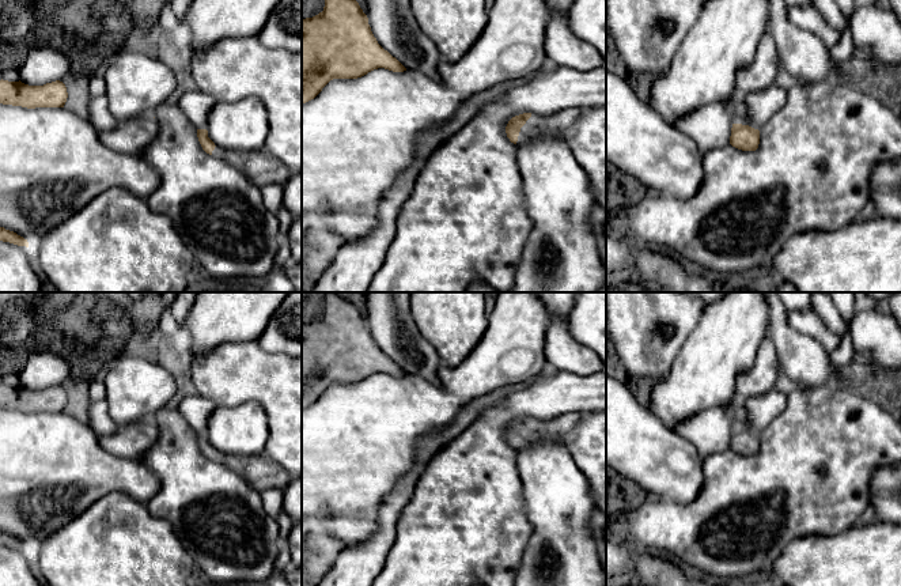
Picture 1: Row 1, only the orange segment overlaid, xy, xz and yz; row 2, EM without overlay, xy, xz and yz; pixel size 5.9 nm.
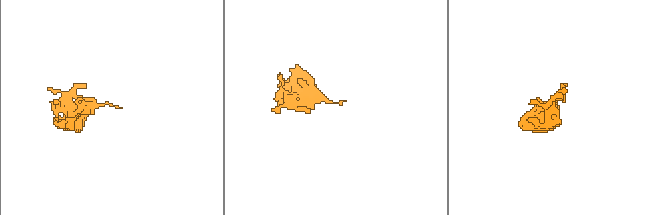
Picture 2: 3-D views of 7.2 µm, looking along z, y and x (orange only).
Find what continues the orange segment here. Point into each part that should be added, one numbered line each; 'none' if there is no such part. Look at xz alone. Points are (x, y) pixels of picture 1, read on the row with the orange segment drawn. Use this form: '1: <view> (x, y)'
1: xz (559, 124)

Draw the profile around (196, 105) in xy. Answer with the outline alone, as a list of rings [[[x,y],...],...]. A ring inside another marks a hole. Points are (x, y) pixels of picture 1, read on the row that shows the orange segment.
[[[197,88],[182,94],[177,102],[179,110],[197,129],[207,129],[208,114],[213,105],[213,98]]]

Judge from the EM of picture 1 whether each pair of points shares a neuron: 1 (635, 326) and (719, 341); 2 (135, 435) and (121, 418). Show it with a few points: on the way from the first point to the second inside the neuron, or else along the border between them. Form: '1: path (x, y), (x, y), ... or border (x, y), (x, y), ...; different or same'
1: border (704, 309), (672, 365); different
2: border (152, 416), (146, 416), (118, 427); different

